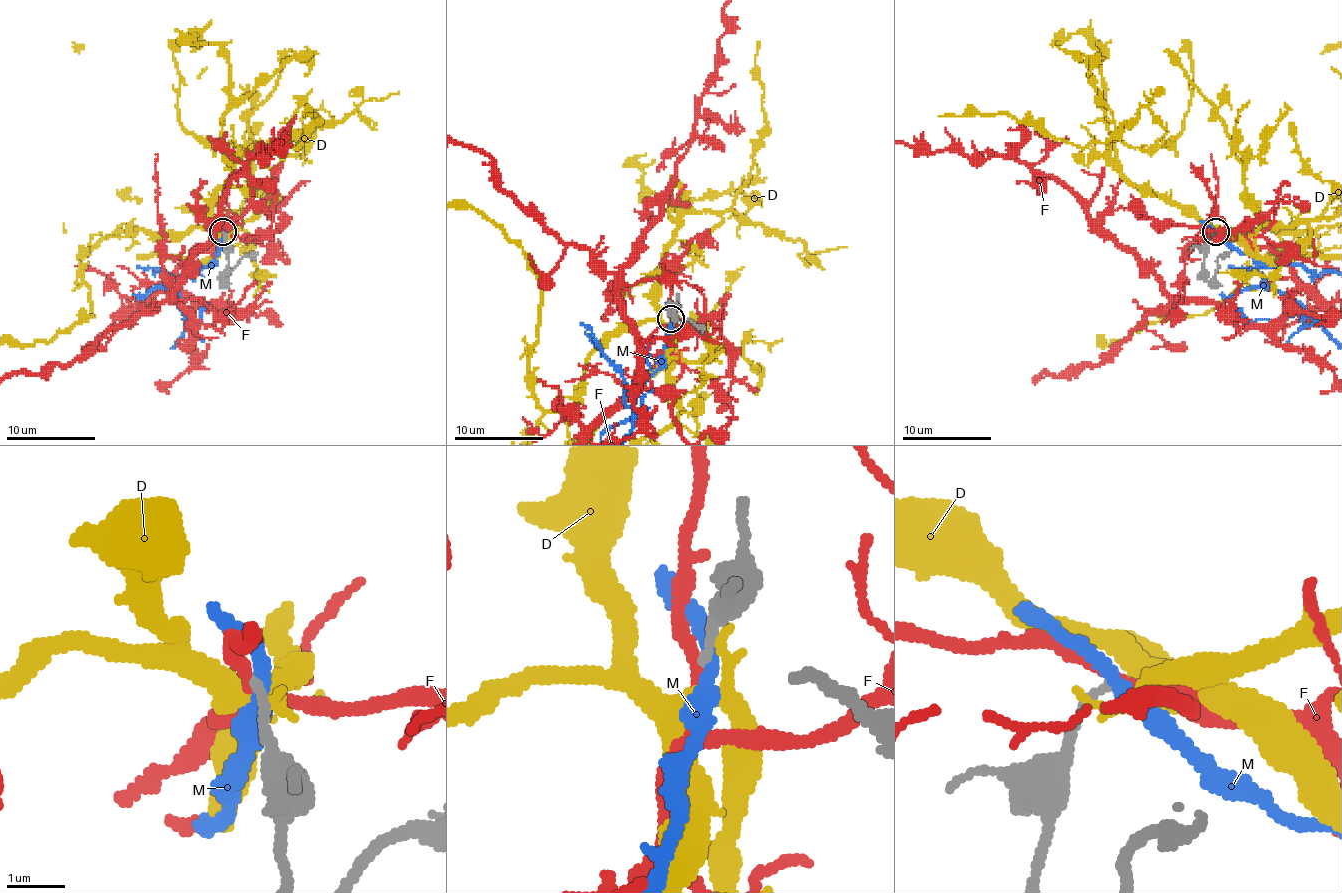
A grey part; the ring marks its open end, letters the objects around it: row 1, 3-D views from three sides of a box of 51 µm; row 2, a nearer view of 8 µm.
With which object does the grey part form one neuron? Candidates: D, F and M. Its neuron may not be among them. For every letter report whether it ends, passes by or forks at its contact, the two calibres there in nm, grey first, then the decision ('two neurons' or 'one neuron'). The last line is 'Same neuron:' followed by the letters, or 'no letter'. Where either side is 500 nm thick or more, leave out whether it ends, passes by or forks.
D: it passes by | 200/110 nm | two neurons
F: it passes by | 150/190 nm | two neurons
M: it passes by | 150/240 nm | two neurons
Same neuron: no letter

